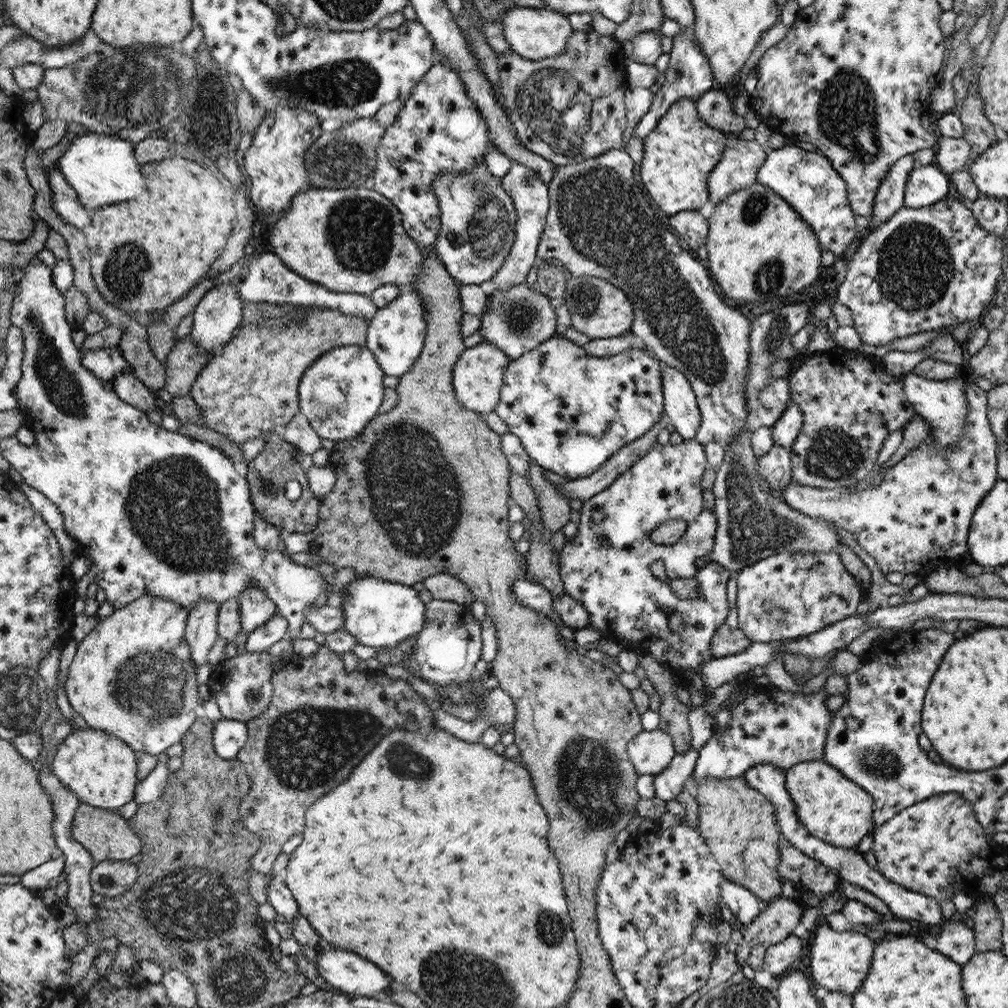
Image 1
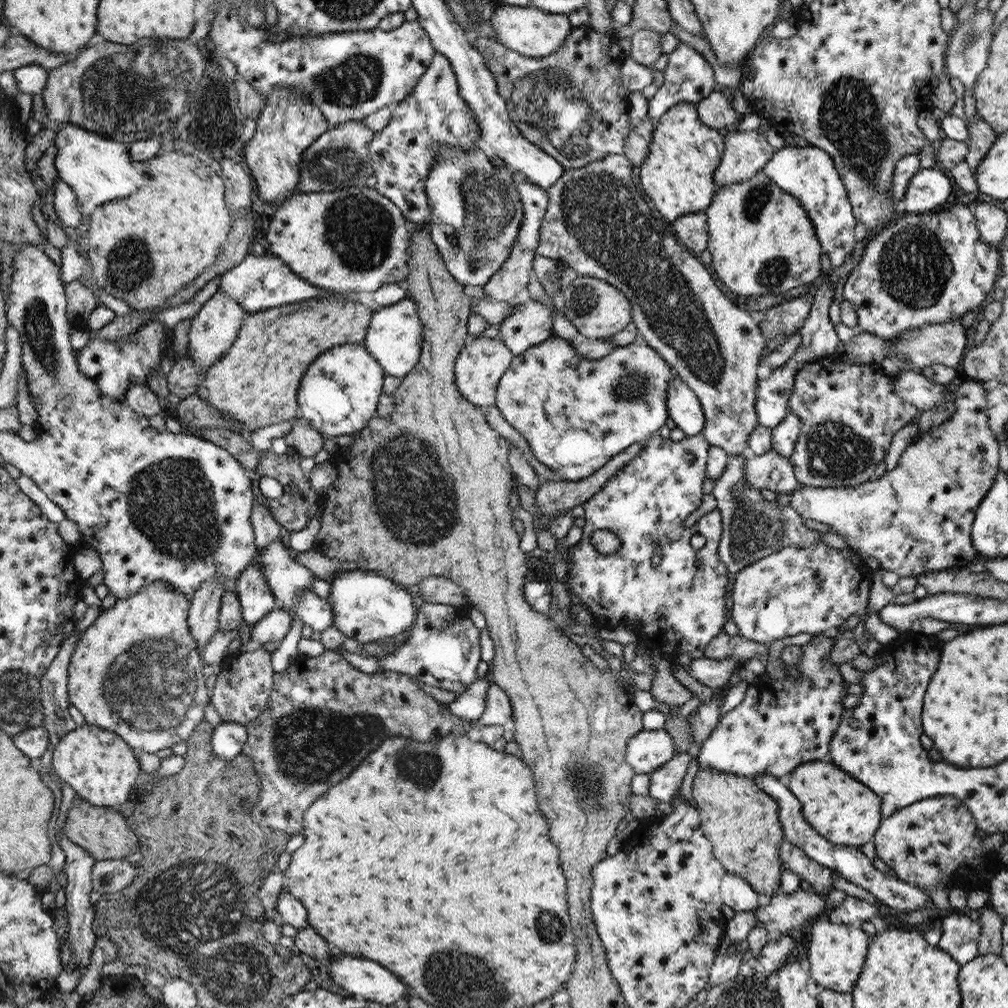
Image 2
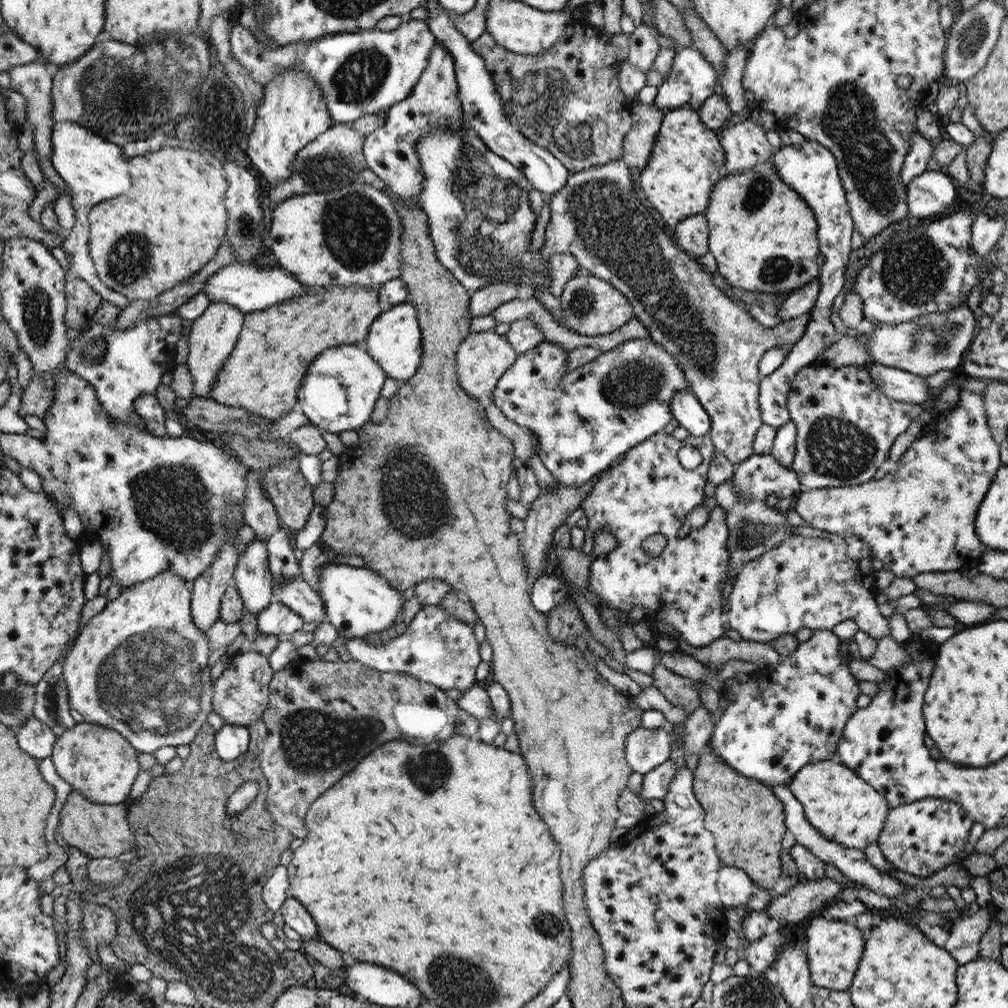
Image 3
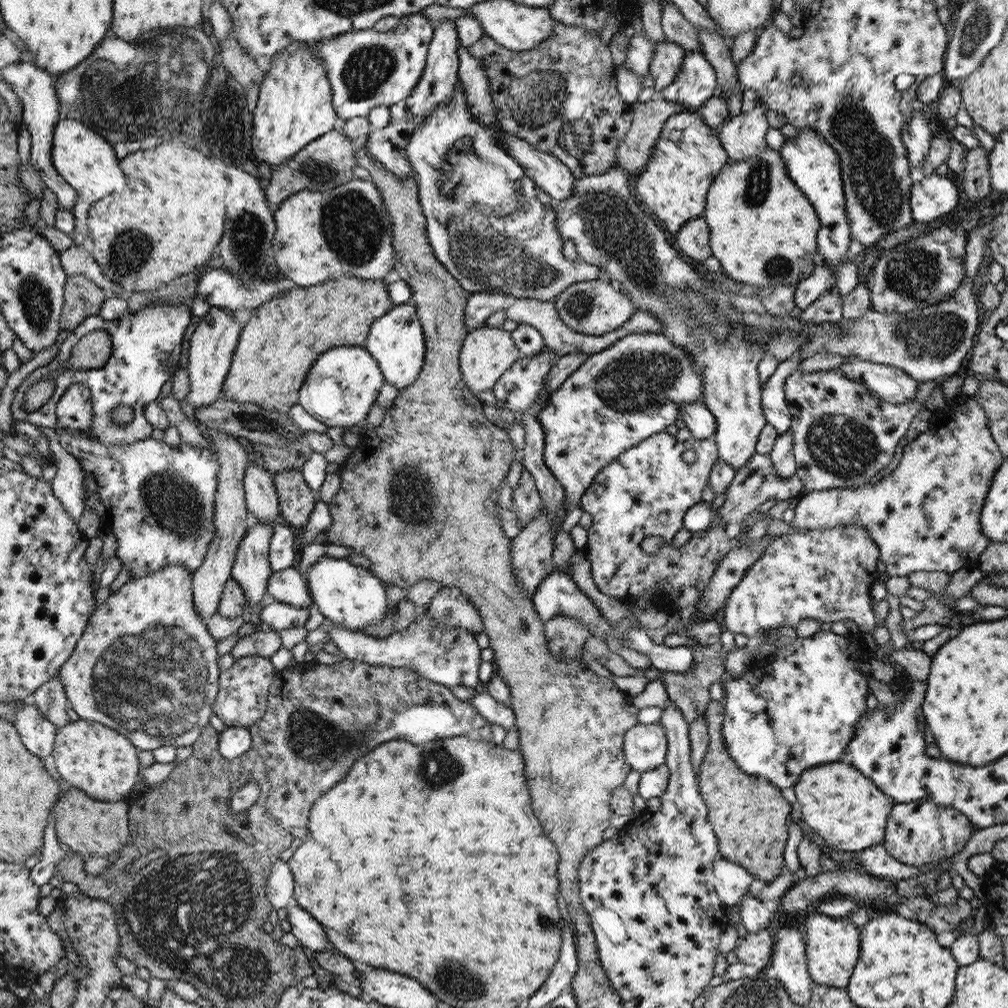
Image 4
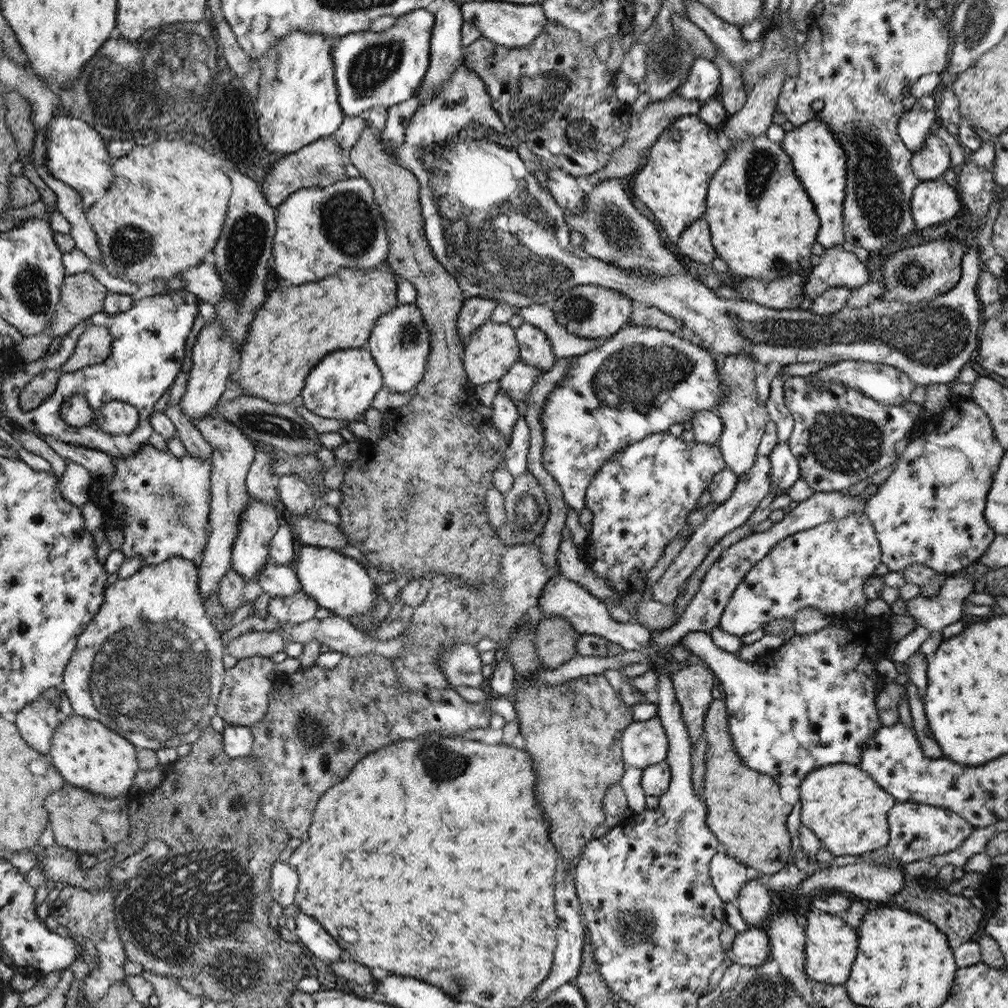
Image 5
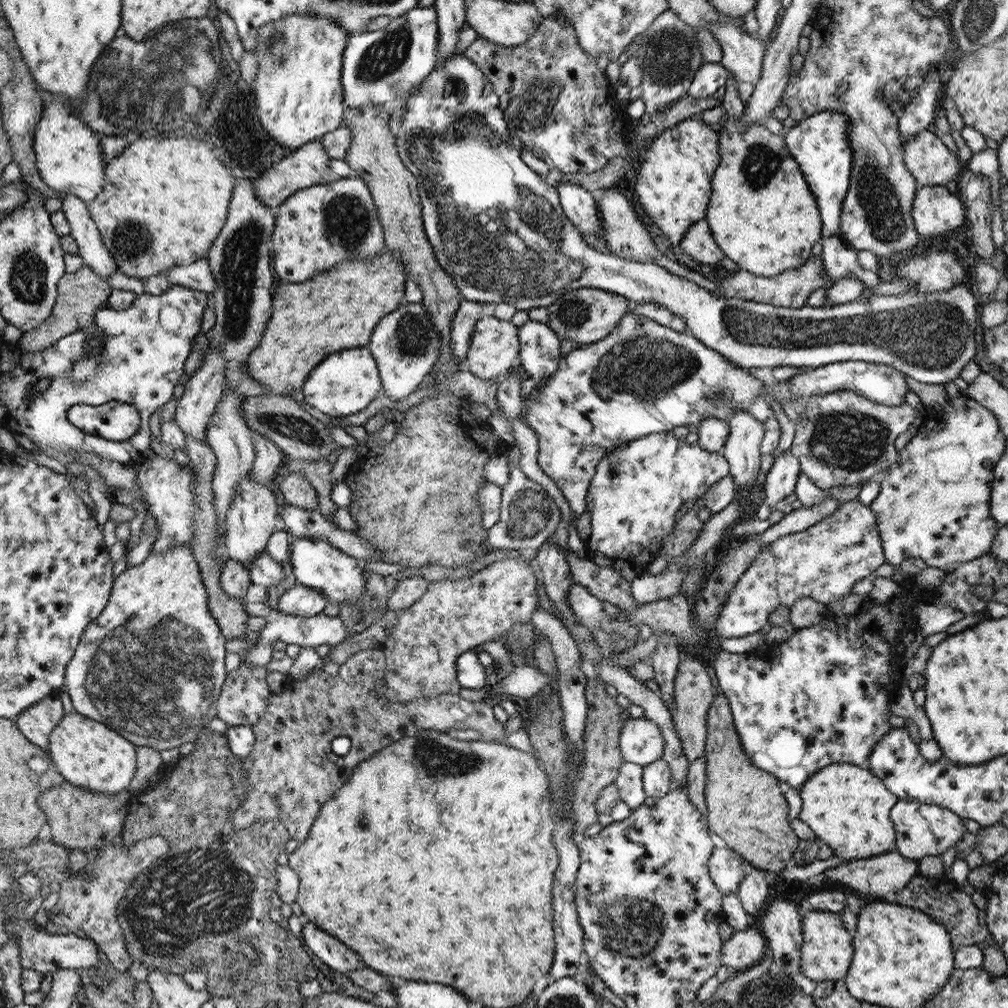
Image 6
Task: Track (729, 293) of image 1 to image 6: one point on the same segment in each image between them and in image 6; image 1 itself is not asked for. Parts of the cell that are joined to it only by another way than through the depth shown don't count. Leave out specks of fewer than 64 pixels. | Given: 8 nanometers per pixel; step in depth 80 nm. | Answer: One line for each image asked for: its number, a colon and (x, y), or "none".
2: (762, 242)
3: (762, 234)
4: (762, 228)
5: (763, 224)
6: (769, 226)

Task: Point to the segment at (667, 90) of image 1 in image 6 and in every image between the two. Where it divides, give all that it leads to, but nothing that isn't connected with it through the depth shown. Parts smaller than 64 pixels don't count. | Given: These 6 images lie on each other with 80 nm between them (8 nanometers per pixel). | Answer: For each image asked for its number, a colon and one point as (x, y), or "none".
2: (688, 77)
3: (691, 80)
4: (695, 83)
5: (704, 79)
6: (709, 77)

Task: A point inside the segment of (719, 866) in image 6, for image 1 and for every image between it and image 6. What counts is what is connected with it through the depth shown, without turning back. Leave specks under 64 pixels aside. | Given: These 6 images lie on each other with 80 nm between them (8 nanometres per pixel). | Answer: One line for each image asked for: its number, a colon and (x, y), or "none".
1: (745, 905)
2: (738, 894)
3: (735, 886)
4: (733, 882)
5: (729, 875)

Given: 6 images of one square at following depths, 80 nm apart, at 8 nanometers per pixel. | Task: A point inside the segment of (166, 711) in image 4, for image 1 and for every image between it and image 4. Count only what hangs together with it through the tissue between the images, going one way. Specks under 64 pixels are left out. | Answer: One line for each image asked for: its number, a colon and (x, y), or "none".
1: (133, 676)
2: (134, 671)
3: (140, 667)

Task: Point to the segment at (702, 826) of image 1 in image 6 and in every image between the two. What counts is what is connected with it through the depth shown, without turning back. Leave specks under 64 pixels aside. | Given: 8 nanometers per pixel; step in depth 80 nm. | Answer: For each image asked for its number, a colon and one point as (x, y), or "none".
2: (741, 820)
3: (747, 819)
4: (748, 814)
5: (745, 810)
6: (746, 809)

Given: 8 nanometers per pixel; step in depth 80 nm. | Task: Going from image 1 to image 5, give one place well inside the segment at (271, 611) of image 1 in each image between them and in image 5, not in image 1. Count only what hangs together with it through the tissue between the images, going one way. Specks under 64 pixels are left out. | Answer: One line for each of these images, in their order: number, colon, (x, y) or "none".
2: (256, 598)
3: (254, 583)
4: (251, 570)
5: (259, 522)

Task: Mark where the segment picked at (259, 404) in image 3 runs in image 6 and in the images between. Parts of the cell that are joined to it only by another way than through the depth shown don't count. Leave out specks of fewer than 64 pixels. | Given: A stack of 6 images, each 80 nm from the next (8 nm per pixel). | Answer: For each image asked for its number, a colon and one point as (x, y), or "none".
4: (280, 341)
5: (299, 325)
6: (340, 308)

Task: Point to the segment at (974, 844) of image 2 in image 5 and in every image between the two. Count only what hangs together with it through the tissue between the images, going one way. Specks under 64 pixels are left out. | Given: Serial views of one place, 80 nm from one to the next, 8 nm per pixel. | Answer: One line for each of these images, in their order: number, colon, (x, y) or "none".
3: (919, 839)
4: (918, 833)
5: (917, 831)

